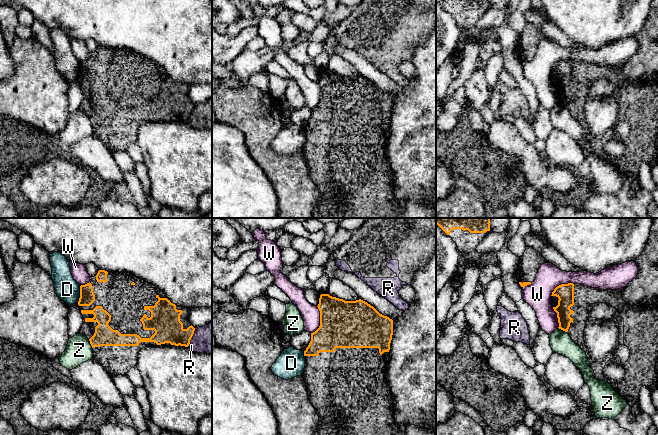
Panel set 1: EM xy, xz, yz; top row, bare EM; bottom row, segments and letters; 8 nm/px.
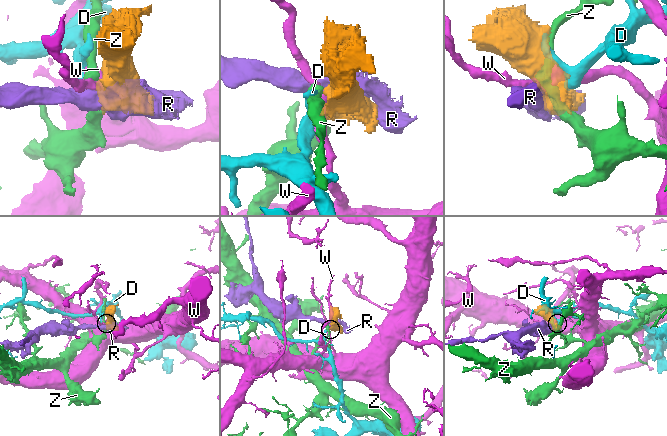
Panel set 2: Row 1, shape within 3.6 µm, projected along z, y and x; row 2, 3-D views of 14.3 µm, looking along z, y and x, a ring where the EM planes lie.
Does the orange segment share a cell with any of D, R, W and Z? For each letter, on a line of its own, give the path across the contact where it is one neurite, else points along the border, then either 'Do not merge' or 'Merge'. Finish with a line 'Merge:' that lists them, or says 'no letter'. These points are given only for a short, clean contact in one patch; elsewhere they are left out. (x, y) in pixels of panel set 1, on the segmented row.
D: Boundary: xy (80, 286), (80, 297), (77, 302). Do not merge
R: Do not merge
W: Do not merge
Z: Boundary: yz (558, 327), (567, 332). Do not merge
Merge: no letter

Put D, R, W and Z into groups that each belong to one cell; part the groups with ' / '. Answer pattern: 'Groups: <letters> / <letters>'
Groups: D / R / W / Z

